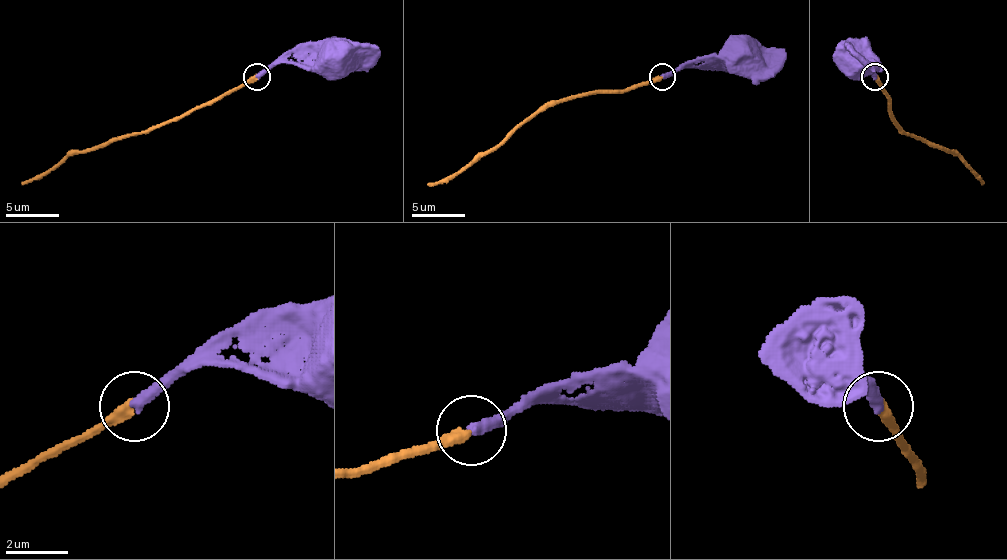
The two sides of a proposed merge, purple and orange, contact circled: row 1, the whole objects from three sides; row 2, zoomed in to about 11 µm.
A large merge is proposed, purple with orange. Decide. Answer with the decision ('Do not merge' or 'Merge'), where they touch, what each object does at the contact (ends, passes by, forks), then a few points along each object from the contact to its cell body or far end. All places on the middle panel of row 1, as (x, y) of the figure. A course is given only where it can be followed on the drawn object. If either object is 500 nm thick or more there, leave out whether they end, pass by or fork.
Merge. Place: (662, 77). At the ring purple ends. At the ring orange ends. Course of purple: (663, 77), (687, 64), (732, 61), (737, 56). Course of orange: (663, 77), (655, 77), (625, 91), (583, 93), (537, 109), (495, 146), (476, 154), (463, 168), (428, 186)

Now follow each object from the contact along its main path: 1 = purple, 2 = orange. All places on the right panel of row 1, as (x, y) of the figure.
1: (875, 77), (862, 61), (859, 64), (854, 61)
2: (875, 77), (889, 96), (891, 117), (907, 133), (952, 152), (984, 184)

